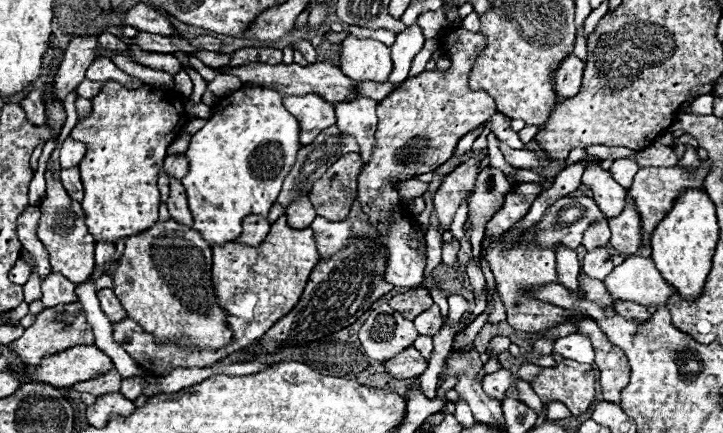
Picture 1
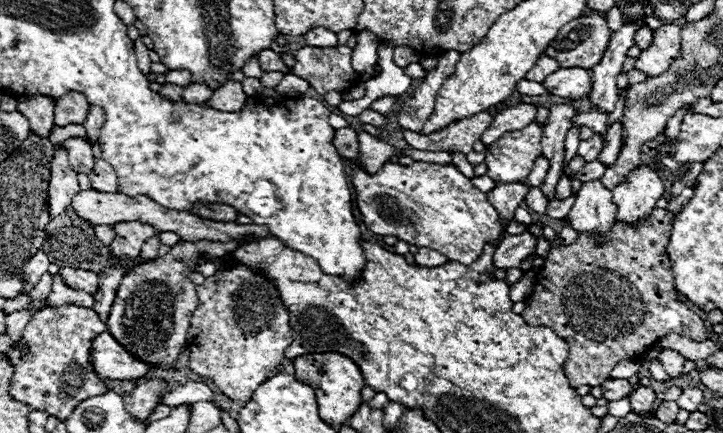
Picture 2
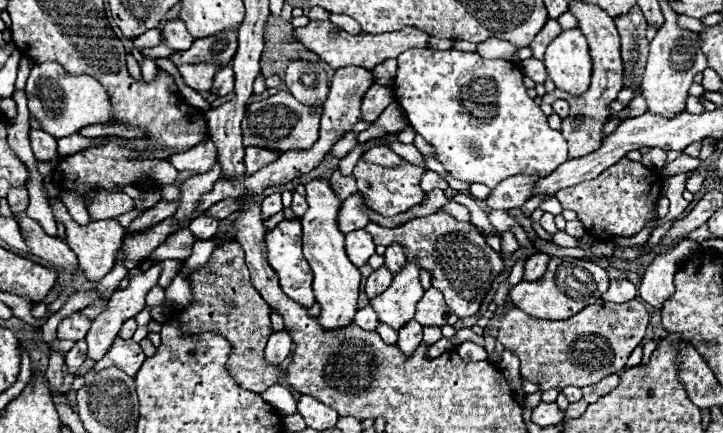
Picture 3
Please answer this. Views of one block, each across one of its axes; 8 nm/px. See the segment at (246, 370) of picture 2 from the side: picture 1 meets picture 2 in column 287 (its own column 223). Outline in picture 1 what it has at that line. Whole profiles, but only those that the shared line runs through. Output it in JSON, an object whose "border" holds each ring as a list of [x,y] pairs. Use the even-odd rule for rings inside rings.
{"border":[[[166,220],[156,222],[142,234],[130,236],[112,278],[112,290],[128,318],[138,322],[156,342],[198,350],[220,350],[232,342],[232,330],[226,322],[228,314],[220,308],[214,294],[212,248],[196,230]]]}

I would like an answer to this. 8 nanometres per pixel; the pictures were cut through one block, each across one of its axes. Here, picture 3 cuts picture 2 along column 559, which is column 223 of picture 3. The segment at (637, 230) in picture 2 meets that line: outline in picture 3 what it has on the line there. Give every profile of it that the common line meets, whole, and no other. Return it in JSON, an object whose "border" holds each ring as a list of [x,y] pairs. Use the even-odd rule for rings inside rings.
{"border":[[[236,242],[218,246],[212,252],[208,264],[190,276],[190,284],[194,292],[192,304],[184,310],[176,310],[172,316],[172,320],[180,324],[184,334],[200,334],[212,330],[228,338],[234,348],[228,370],[242,388],[264,392],[270,386],[278,384],[282,380],[280,368],[266,362],[264,358],[264,348],[272,334],[270,306],[262,300],[262,296],[254,290],[250,282],[250,272],[244,264],[242,248]]]}

